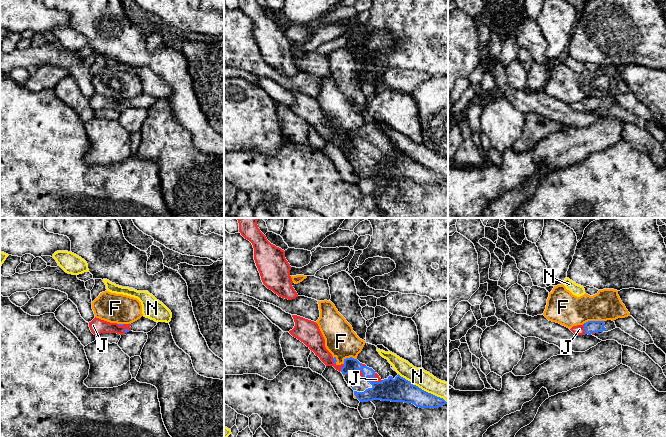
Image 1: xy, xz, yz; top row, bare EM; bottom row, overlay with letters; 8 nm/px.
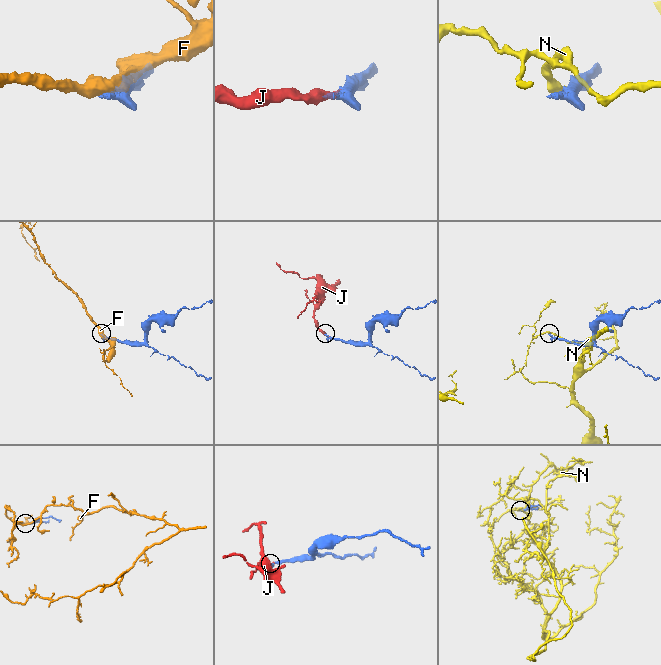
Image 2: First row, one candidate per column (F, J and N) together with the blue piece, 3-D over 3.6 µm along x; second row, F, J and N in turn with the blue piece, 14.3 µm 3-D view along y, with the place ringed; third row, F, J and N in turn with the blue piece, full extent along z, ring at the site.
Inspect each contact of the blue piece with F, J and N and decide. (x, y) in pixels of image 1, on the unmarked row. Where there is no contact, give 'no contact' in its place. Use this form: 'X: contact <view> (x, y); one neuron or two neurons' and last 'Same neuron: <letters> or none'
F: contact yz (594, 97); two neurons
J: contact xz (375, 158); one neuron
N: contact xz (423, 166); two neurons
Same neuron: J

